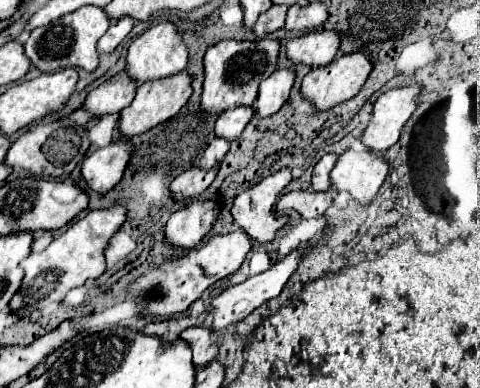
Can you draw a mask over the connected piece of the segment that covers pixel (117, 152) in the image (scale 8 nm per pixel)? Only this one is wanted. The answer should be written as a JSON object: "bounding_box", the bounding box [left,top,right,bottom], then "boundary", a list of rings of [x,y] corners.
{"bounding_box":[83,140,131,192],"boundary":[[[115,140],[105,148],[97,148],[83,160],[83,178],[95,192],[109,192],[121,178],[131,158],[131,142]]]}

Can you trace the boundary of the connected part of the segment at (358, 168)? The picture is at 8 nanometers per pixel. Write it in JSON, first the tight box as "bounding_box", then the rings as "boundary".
{"bounding_box":[331,150,389,204],"boundary":[[[347,150],[339,156],[331,170],[331,190],[349,192],[359,204],[369,204],[383,180],[389,174],[389,166],[383,156],[373,156],[369,150]]]}

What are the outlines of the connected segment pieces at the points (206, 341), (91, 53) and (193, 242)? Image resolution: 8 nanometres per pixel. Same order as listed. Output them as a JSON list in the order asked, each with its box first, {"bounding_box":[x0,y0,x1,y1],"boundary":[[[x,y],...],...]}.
[{"bounding_box":[177,326,217,370],"boundary":[[[205,326],[187,328],[177,338],[183,340],[183,342],[187,342],[191,346],[195,370],[205,368],[217,356],[217,344],[215,344],[217,336],[209,328],[205,328]]]},{"bounding_box":[23,6,109,72],"boundary":[[[83,6],[67,16],[57,18],[55,22],[49,22],[43,28],[35,28],[25,40],[23,48],[27,58],[31,60],[31,66],[41,72],[57,72],[59,68],[69,68],[69,66],[79,66],[87,72],[93,72],[99,66],[97,40],[105,34],[107,28],[109,28],[109,18],[99,6]]]},{"bounding_box":[165,194,219,250],"boundary":[[[217,194],[211,196],[209,200],[189,200],[189,204],[177,210],[165,226],[169,244],[185,250],[195,248],[201,242],[201,238],[211,230],[217,216],[219,216]]]}]

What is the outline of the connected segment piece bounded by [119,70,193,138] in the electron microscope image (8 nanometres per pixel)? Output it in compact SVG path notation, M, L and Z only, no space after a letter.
M183 70L183 74L175 74L171 78L159 78L157 82L143 82L139 88L137 88L137 96L135 100L131 102L131 106L127 106L125 110L121 110L121 118L119 118L119 126L121 126L121 132L127 136L127 138L133 138L137 134L143 134L147 132L149 128L169 120L171 116L175 116L183 106L185 102L189 100L191 96L191 74L187 70Z

